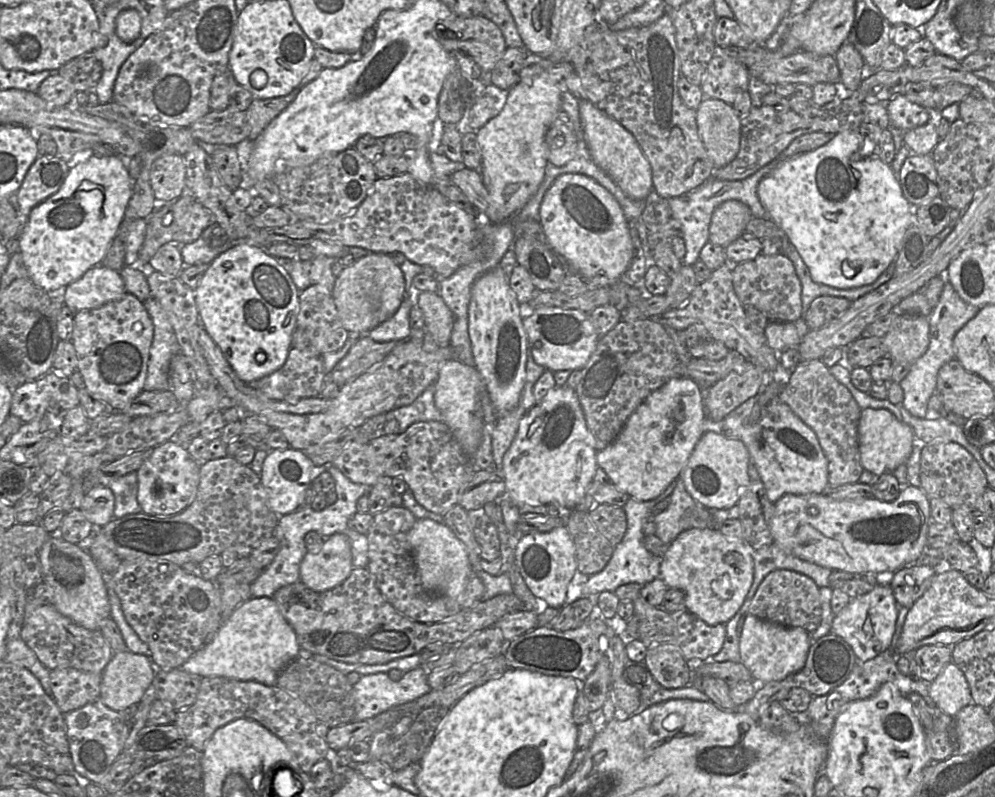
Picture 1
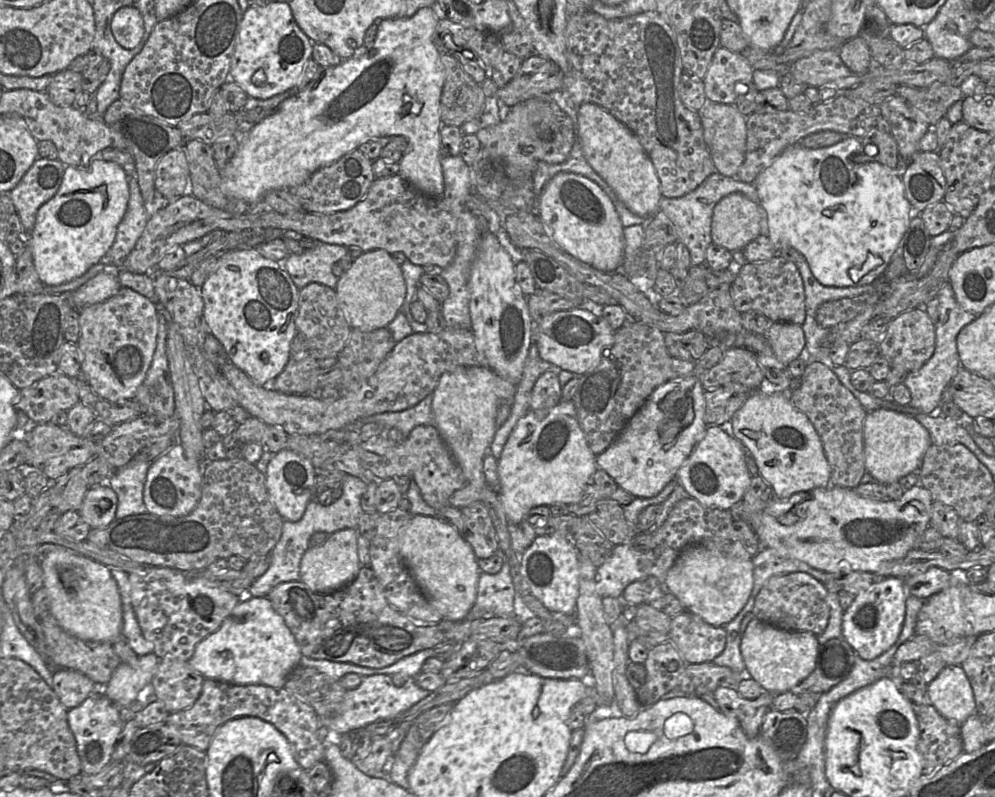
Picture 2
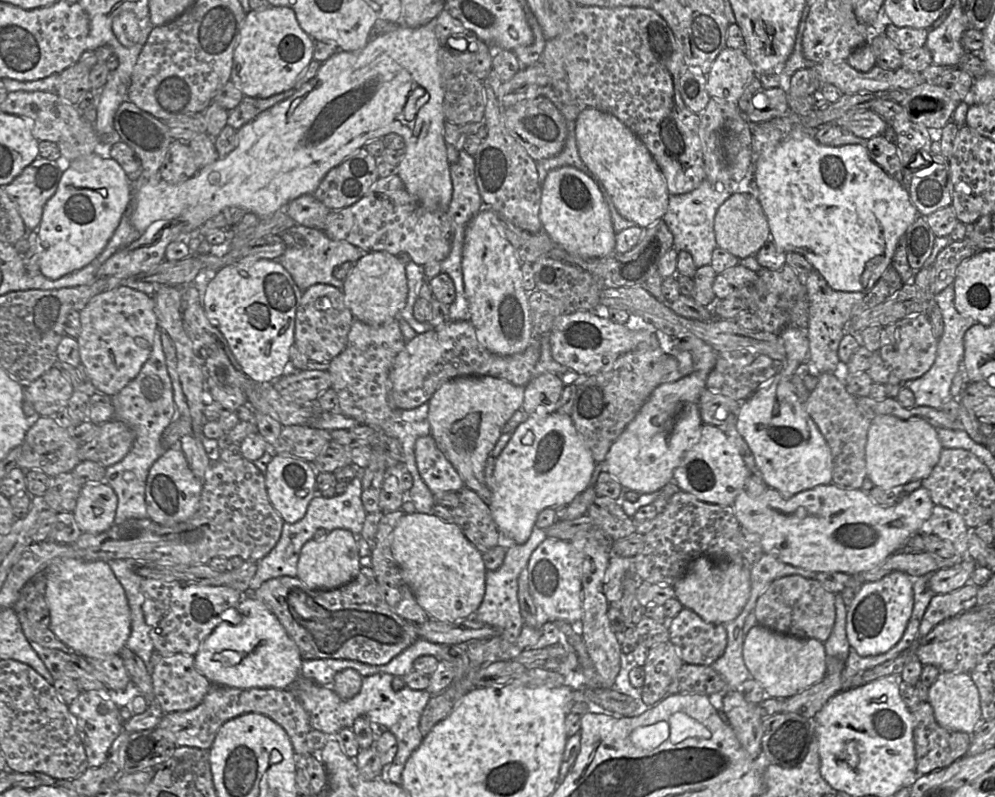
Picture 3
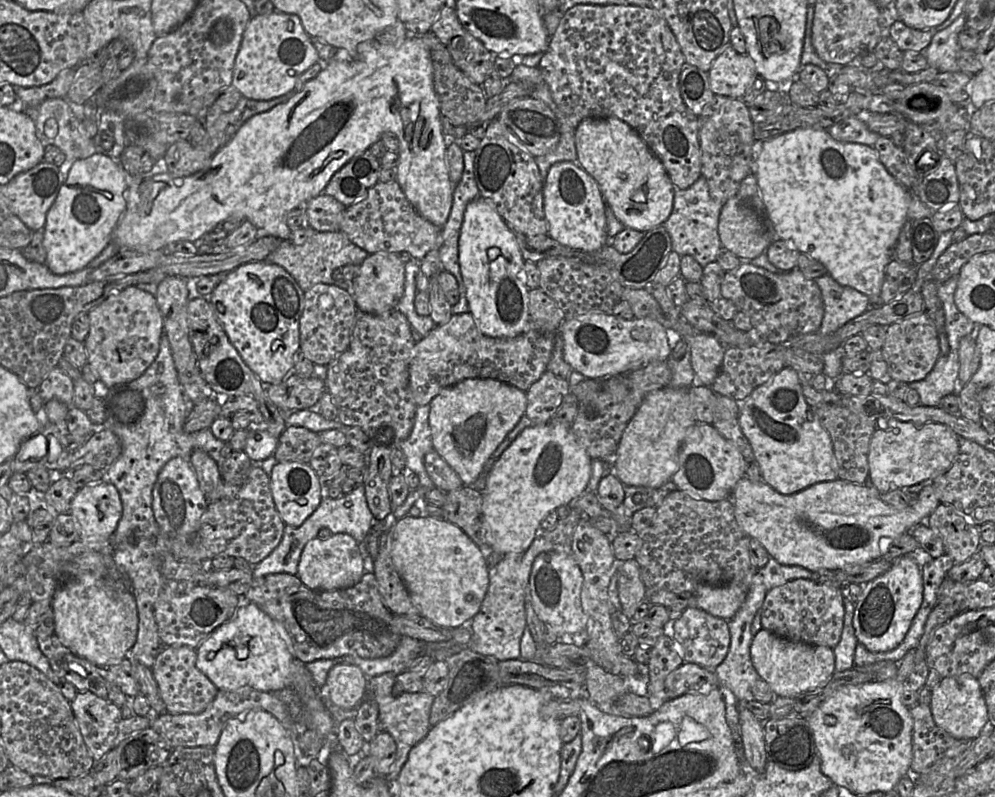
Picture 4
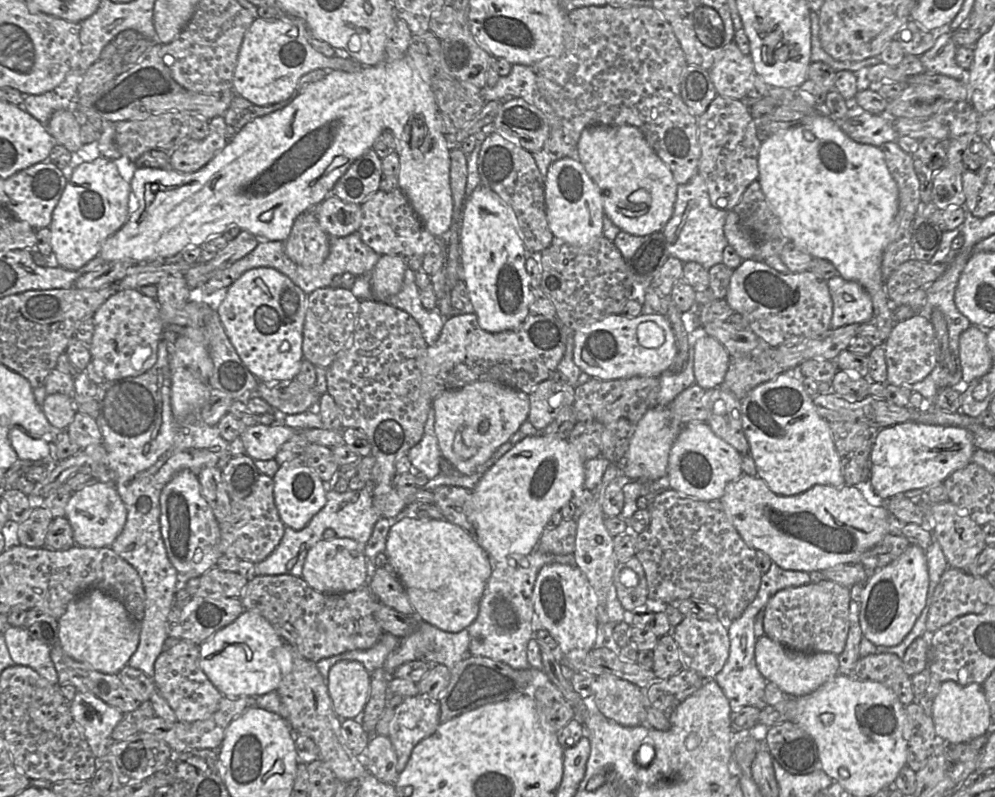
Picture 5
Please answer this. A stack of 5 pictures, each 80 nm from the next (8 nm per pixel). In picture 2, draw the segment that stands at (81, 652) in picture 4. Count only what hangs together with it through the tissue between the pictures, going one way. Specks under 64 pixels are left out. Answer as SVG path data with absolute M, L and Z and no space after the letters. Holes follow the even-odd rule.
M62 550L41 558L43 586L51 600L50 614L67 633L85 641L109 643L123 635L121 596L109 567Z

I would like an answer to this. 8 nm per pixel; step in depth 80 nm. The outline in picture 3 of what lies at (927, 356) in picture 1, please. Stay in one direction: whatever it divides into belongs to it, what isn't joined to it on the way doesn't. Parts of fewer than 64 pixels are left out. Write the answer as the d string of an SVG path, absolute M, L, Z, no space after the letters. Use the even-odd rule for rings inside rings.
M949 285L935 296L935 303L942 314L944 331L938 339L936 359L932 367L920 378L906 382L906 388L910 389L915 396L916 406L928 406L941 410L945 402L950 399L951 385L964 357L964 335L970 327L978 323L972 318L961 315L956 310L954 298L953 285Z

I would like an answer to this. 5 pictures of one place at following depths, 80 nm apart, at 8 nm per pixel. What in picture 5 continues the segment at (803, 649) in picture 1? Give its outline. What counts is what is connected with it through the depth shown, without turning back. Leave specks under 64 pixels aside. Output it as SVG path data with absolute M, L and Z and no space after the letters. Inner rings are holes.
M766 634L757 638L754 654L757 668L766 681L793 696L807 695L839 674L837 655L830 652L804 653L790 650Z

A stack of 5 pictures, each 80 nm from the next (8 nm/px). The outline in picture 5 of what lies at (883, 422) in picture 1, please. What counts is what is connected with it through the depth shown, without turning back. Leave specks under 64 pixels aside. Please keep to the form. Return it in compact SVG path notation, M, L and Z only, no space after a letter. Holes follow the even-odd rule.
M904 422L876 432L870 453L870 484L883 499L913 489L929 489L973 462L976 447L967 428Z

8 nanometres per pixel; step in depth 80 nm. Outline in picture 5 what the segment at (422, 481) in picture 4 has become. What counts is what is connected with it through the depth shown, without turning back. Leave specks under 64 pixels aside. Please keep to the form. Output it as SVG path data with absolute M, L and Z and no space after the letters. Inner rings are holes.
M431 407L421 440L406 454L412 468L422 472L428 480L440 474L441 452L435 435L434 422L435 414Z

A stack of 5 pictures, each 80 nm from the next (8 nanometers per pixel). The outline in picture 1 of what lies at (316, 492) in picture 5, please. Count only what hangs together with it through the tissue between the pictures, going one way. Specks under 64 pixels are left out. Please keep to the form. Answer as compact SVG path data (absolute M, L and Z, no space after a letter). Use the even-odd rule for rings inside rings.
M288 448L286 450L269 450L263 463L261 483L268 495L268 503L274 513L279 516L295 512L303 500L303 496L311 486L312 470L311 460L300 450Z

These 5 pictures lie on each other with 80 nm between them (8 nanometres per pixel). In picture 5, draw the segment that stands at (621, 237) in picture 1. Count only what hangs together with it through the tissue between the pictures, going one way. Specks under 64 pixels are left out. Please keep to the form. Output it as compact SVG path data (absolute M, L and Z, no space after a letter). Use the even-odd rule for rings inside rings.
M564 157L551 163L545 176L545 206L549 228L557 241L580 247L603 235L602 195L579 160Z

